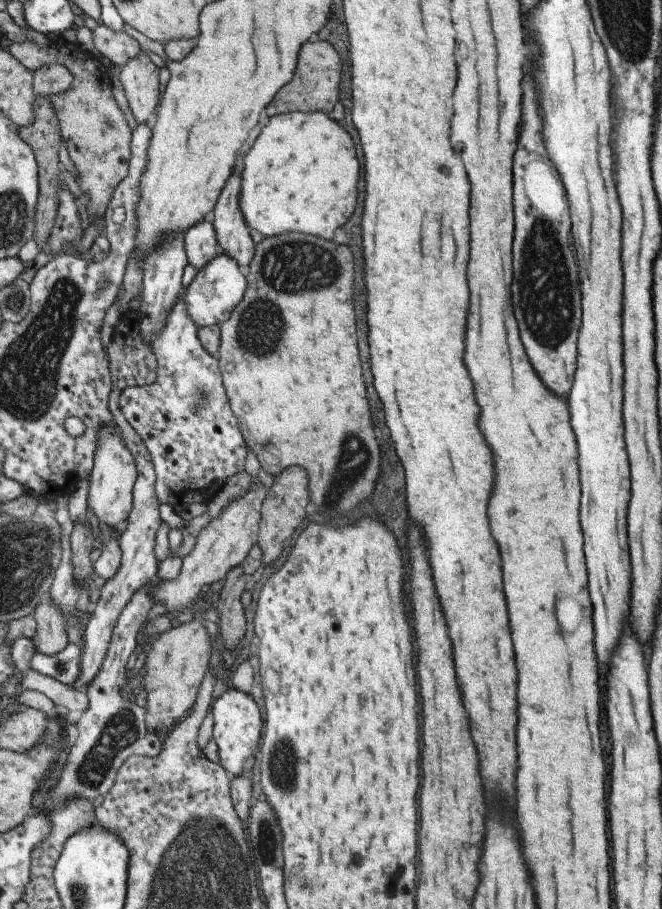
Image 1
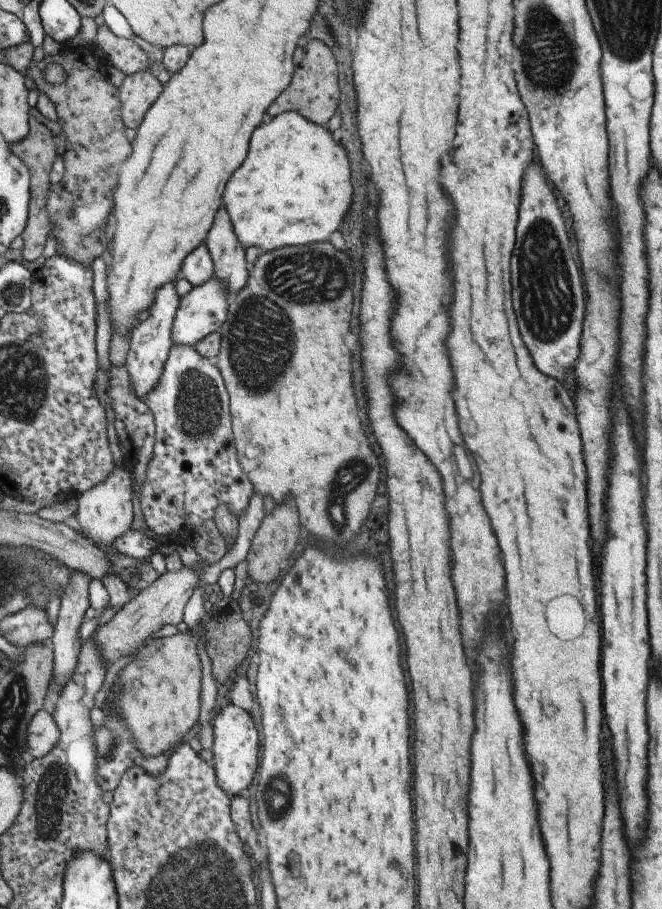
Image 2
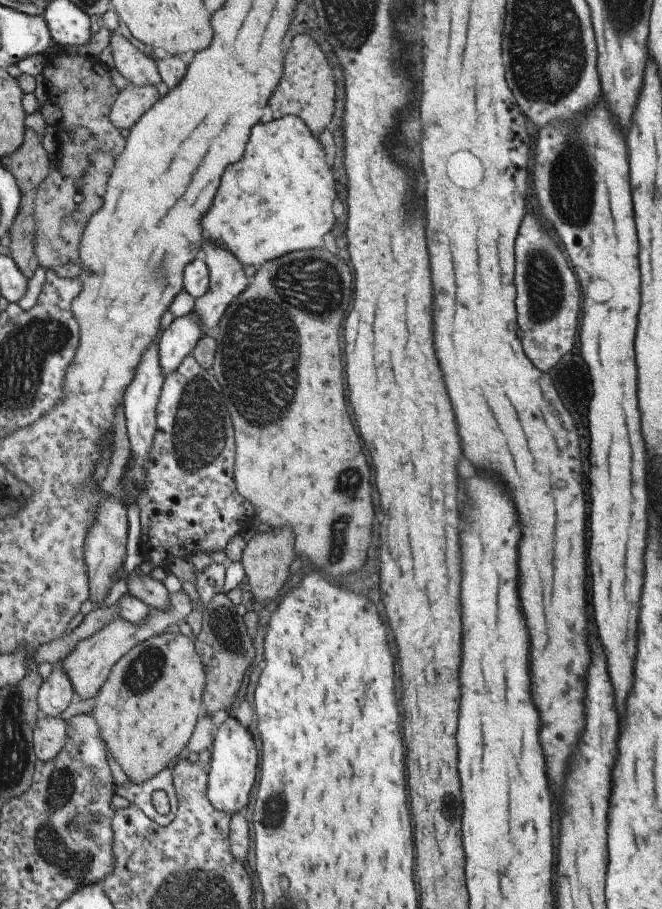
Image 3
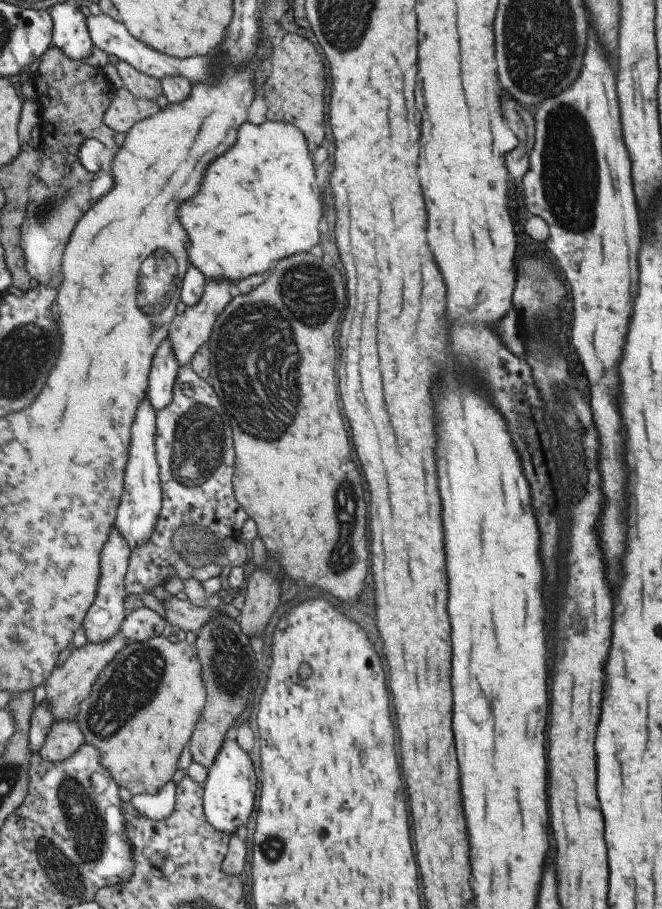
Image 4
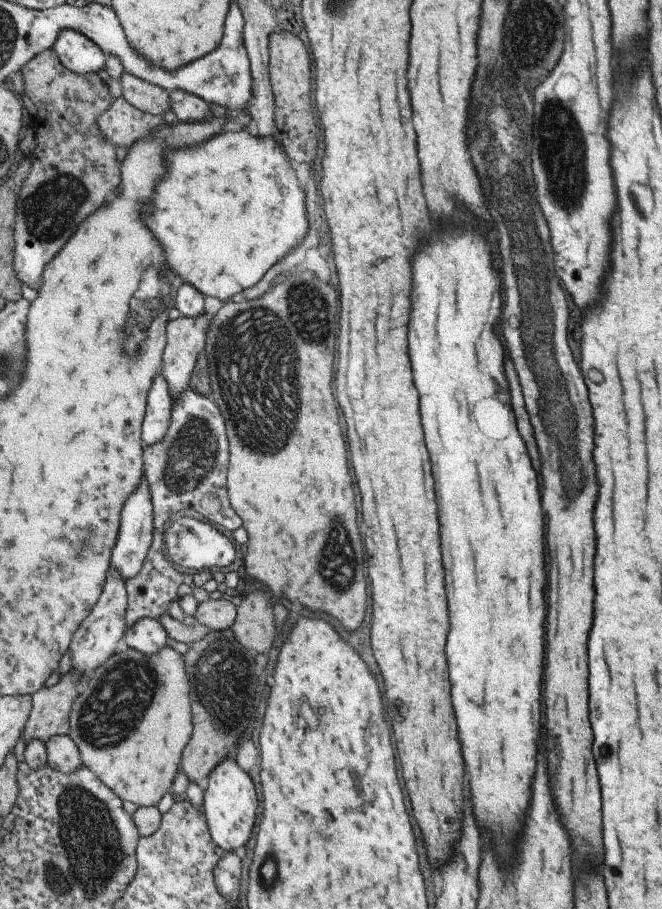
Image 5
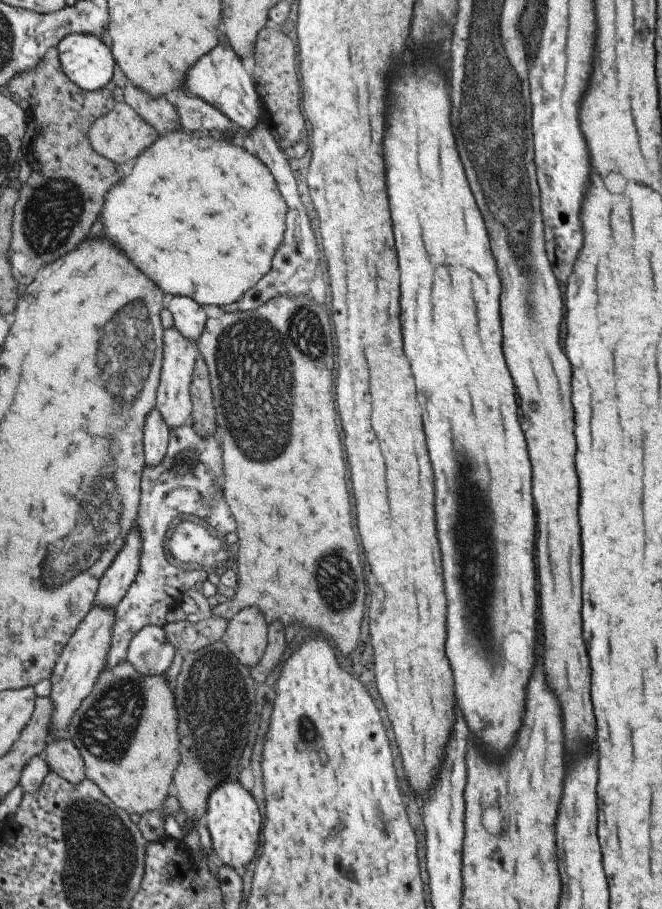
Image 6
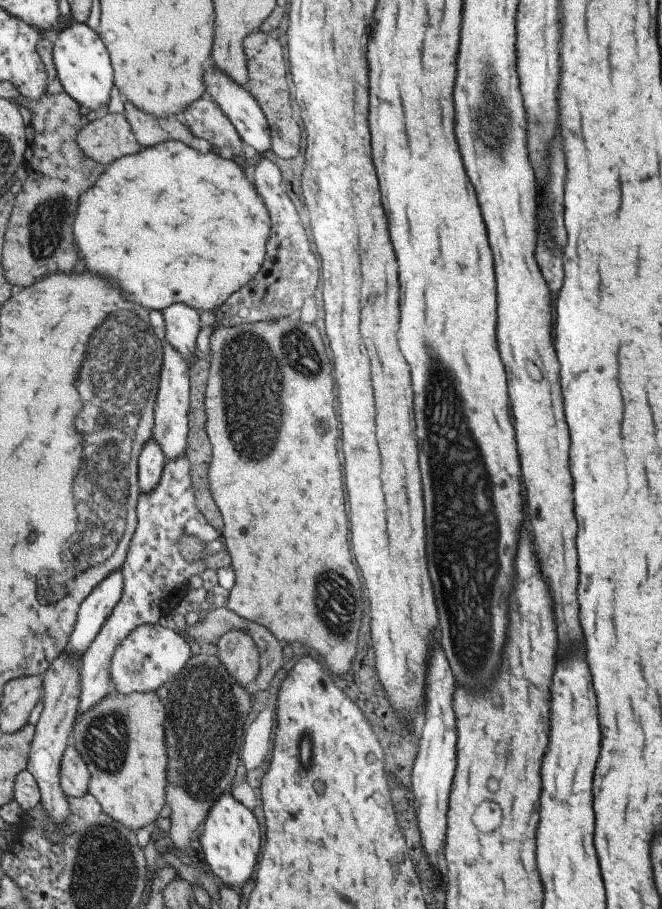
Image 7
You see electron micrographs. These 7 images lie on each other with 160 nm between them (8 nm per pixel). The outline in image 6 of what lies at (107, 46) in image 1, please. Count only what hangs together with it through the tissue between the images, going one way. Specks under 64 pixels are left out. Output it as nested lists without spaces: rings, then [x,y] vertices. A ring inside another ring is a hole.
[[[128,82],[123,91],[125,102],[130,104],[146,121],[155,125],[160,136],[183,128],[176,105],[171,104],[167,98],[152,97],[133,82]]]

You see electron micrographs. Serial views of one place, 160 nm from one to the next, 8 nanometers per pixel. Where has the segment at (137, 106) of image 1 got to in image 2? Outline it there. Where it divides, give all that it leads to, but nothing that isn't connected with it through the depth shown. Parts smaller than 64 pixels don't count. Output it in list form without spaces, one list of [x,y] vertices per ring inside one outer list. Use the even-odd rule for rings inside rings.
[[[150,71],[127,75],[119,87],[122,101],[122,121],[126,128],[139,129],[145,120],[145,114],[161,97],[163,84]]]

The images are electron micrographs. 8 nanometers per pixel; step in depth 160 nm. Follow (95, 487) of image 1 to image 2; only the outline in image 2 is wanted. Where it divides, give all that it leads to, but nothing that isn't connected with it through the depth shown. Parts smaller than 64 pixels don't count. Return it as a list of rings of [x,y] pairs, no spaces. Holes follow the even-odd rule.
[[[119,466],[109,480],[97,484],[97,488],[87,490],[78,498],[78,511],[76,513],[79,522],[79,533],[101,546],[113,547],[113,542],[119,540],[125,532],[131,530],[133,524],[133,482],[131,474]]]

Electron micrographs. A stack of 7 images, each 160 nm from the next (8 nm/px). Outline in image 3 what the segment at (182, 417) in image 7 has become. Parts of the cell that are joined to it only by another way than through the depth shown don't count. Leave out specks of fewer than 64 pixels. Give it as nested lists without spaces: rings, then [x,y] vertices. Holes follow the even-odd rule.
[[[207,241],[203,244],[201,258],[204,260],[208,270],[208,287],[202,297],[195,300],[193,311],[195,311],[203,321],[204,334],[215,335],[215,328],[221,322],[221,316],[225,314],[224,310],[235,300],[235,297],[245,290],[247,278],[243,273],[243,268],[238,258],[229,252],[223,245],[218,245],[213,241]]]

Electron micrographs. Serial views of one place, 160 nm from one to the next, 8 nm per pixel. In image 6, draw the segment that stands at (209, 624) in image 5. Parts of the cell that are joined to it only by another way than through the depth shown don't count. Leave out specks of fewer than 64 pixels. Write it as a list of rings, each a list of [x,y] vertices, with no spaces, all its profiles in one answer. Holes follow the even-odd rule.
[[[305,293],[297,296],[279,295],[263,303],[252,311],[233,311],[222,313],[217,319],[208,318],[204,321],[202,335],[198,338],[201,358],[206,361],[209,369],[210,387],[213,392],[214,408],[219,408],[219,428],[217,434],[223,436],[222,460],[224,480],[221,482],[222,494],[232,517],[237,522],[237,580],[239,581],[235,598],[224,603],[217,603],[210,608],[211,615],[220,616],[228,621],[243,607],[257,606],[267,612],[267,622],[279,620],[281,624],[303,622],[313,628],[327,628],[339,632],[339,648],[347,654],[357,638],[357,630],[361,626],[363,606],[365,606],[365,582],[363,568],[359,562],[359,546],[355,540],[355,532],[351,526],[351,504],[345,484],[345,464],[343,464],[343,448],[335,420],[335,406],[331,394],[331,376],[333,376],[333,354],[335,354],[335,338],[331,336],[331,326],[325,310],[317,306]]]

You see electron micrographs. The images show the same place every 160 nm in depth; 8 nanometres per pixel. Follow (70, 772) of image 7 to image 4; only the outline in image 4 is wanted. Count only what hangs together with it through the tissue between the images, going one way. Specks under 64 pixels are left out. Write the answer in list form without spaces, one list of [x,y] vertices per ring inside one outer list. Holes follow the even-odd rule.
[[[77,720],[55,722],[39,755],[45,761],[63,762],[79,752],[84,743],[85,738]]]

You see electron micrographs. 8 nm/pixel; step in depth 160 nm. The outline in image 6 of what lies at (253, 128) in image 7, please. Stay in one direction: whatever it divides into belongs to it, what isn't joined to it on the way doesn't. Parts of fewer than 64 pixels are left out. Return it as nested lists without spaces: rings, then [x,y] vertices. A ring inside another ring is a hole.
[[[221,36],[219,38],[219,48],[215,52],[207,52],[203,60],[191,72],[187,74],[187,84],[184,84],[184,90],[191,95],[202,98],[213,108],[216,108],[223,116],[226,116],[231,122],[235,122],[239,127],[248,132],[261,121],[261,101],[253,77],[248,70],[248,63],[241,60],[239,56],[229,48],[227,40]]]

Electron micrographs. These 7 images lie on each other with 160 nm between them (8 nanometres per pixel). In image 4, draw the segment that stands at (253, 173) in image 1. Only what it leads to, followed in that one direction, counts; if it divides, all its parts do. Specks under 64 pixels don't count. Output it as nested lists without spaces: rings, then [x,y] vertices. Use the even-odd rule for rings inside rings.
[[[265,121],[259,126],[247,124],[247,128],[243,128],[243,132],[239,132],[239,144],[235,144],[235,148],[231,148],[231,152],[227,152],[227,156],[219,156],[219,160],[215,160],[215,164],[211,164],[211,176],[207,176],[207,184],[203,184],[203,192],[195,200],[191,200],[191,204],[187,204],[187,208],[183,208],[183,226],[189,226],[187,230],[191,232],[191,248],[189,250],[191,260],[194,260],[193,265],[201,269],[205,280],[229,279],[231,282],[237,283],[247,276],[264,273],[279,259],[297,253],[305,253],[311,246],[315,246],[315,240],[319,240],[317,224],[319,224],[321,214],[323,214],[321,194],[315,184],[313,162],[311,162],[305,138],[293,124],[285,121]]]

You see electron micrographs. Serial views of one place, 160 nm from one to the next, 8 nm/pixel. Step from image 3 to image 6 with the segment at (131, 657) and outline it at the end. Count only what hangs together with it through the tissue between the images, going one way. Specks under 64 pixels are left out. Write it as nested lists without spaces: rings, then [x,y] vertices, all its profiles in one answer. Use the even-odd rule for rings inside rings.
[[[123,661],[114,667],[103,669],[94,691],[83,701],[73,715],[69,738],[82,752],[86,764],[86,778],[94,780],[111,797],[119,808],[141,816],[149,811],[159,811],[171,793],[173,776],[182,763],[179,714],[175,706],[176,692],[165,675],[146,675],[131,661]]]

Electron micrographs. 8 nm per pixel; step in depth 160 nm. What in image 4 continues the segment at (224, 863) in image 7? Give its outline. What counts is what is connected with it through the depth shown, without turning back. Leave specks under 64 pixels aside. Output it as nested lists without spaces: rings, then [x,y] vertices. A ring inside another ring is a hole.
[[[233,735],[222,742],[218,756],[214,759],[213,766],[208,768],[207,776],[202,783],[205,788],[203,808],[209,824],[219,832],[227,832],[228,835],[235,833],[241,824],[245,825],[245,820],[249,818],[253,810],[257,786],[255,786],[255,774],[253,774],[251,760]]]

